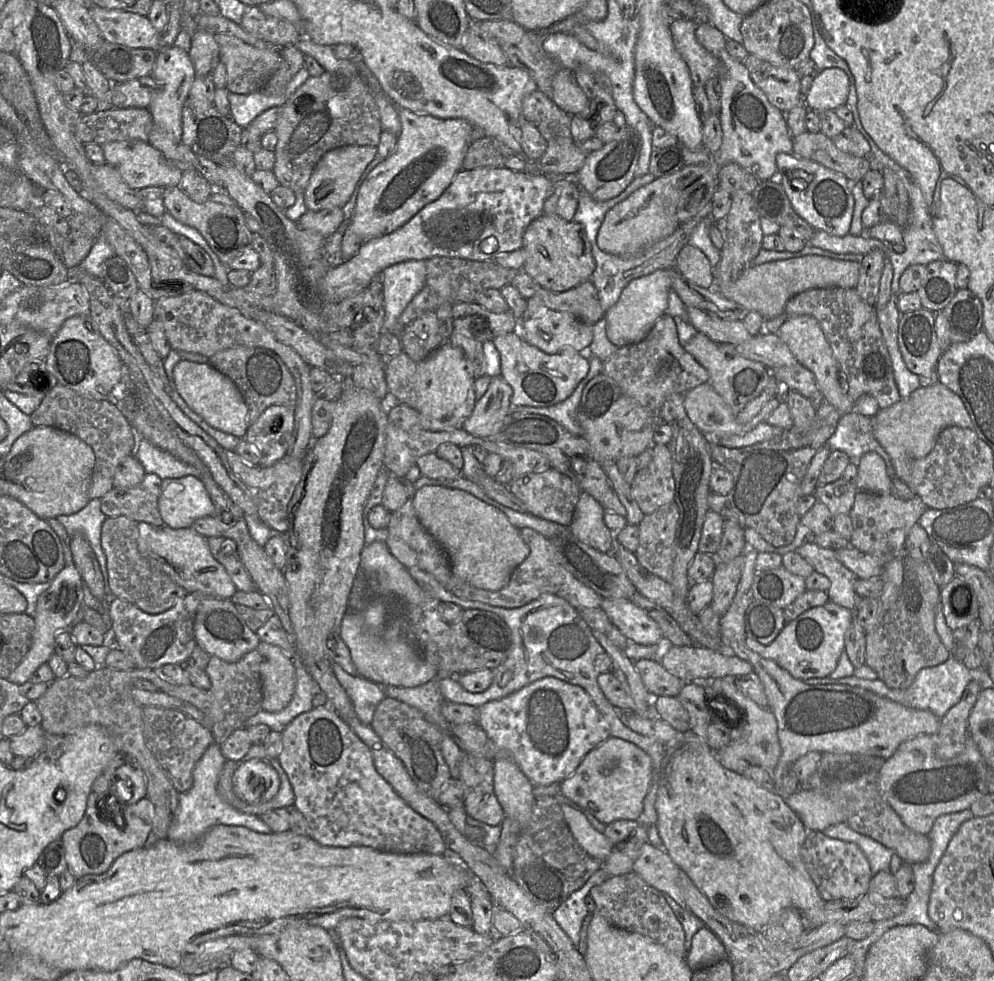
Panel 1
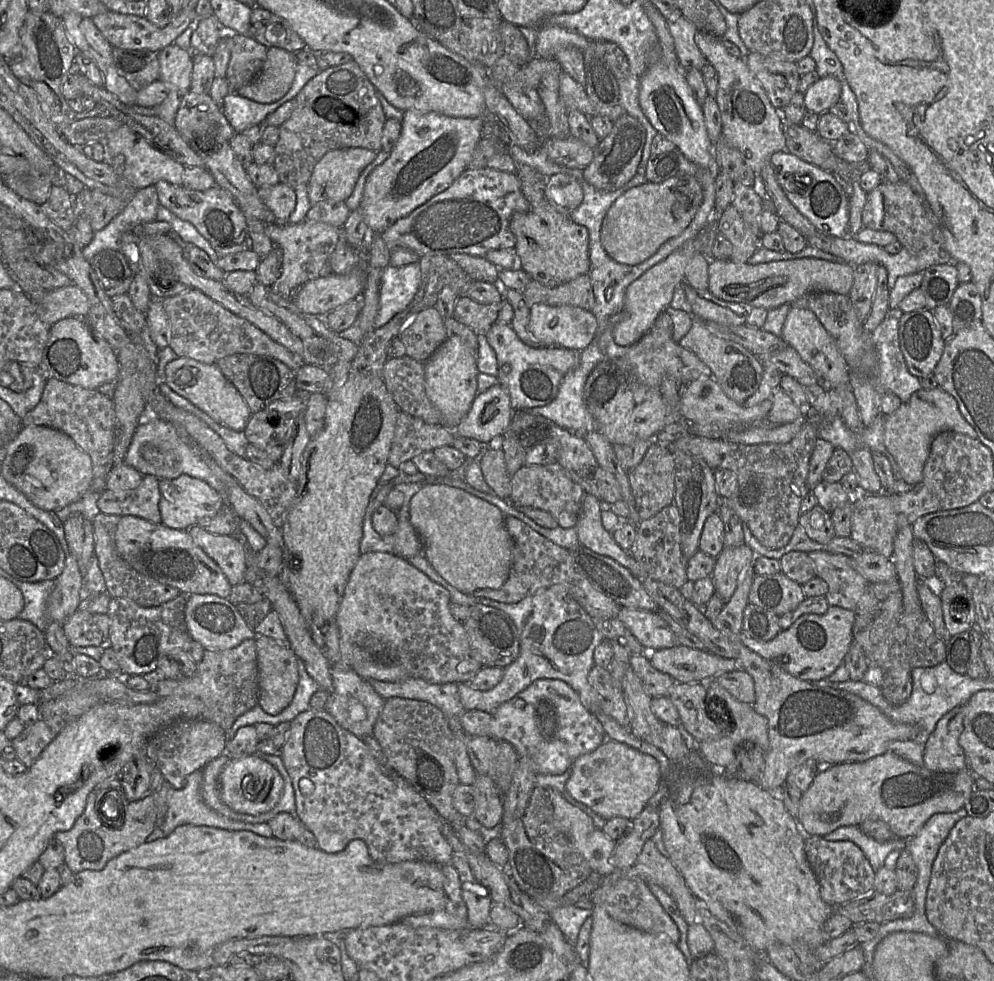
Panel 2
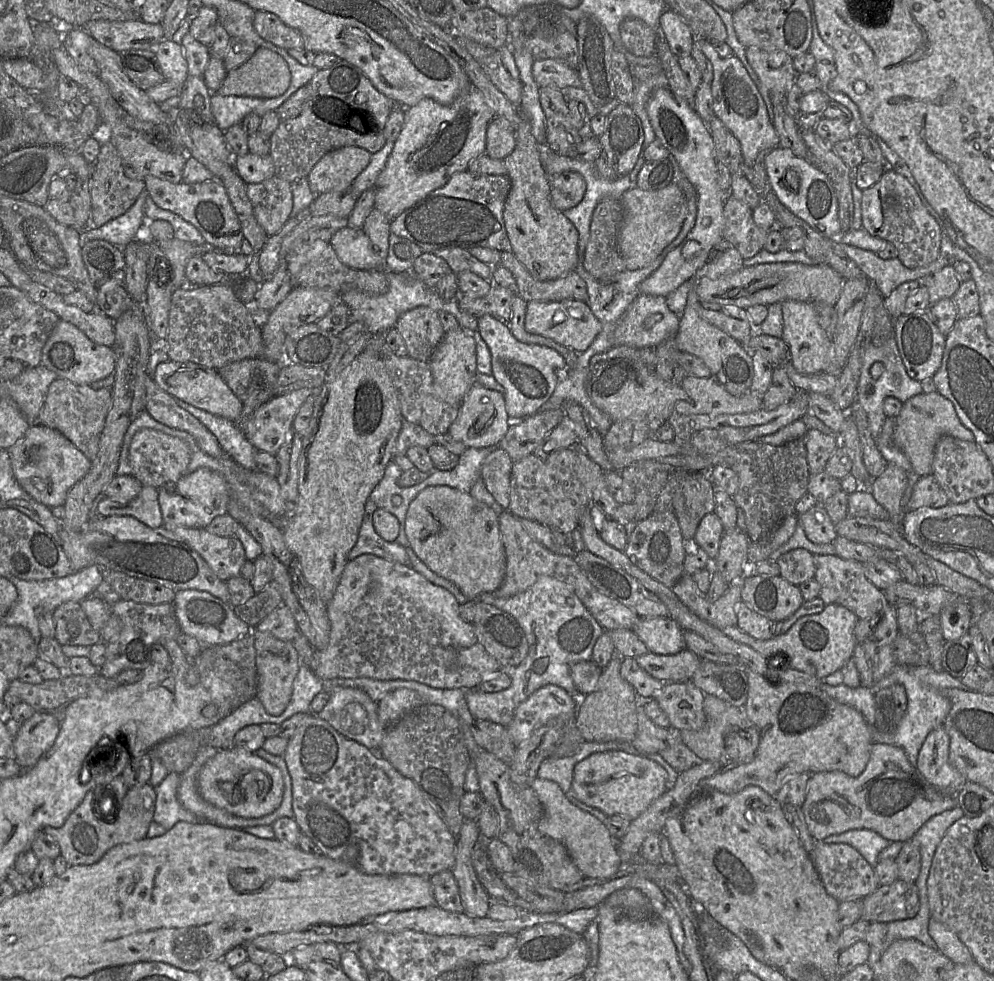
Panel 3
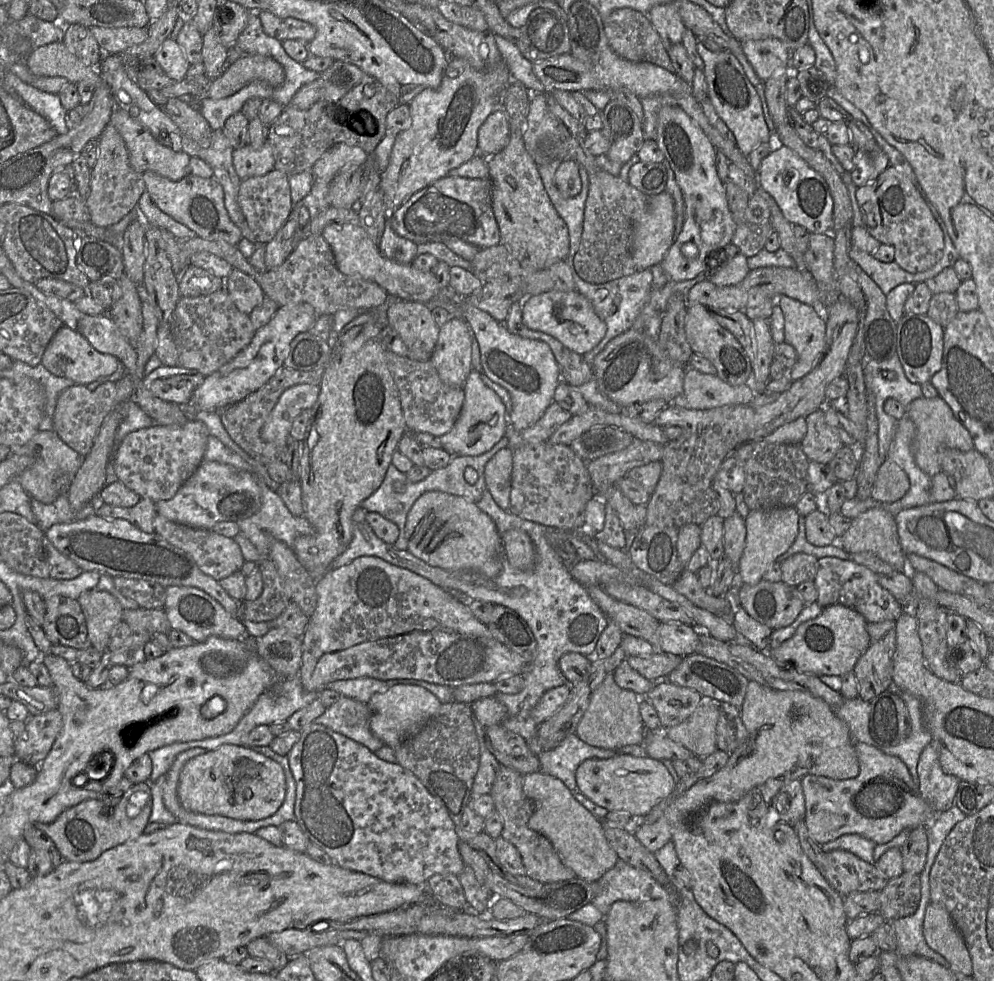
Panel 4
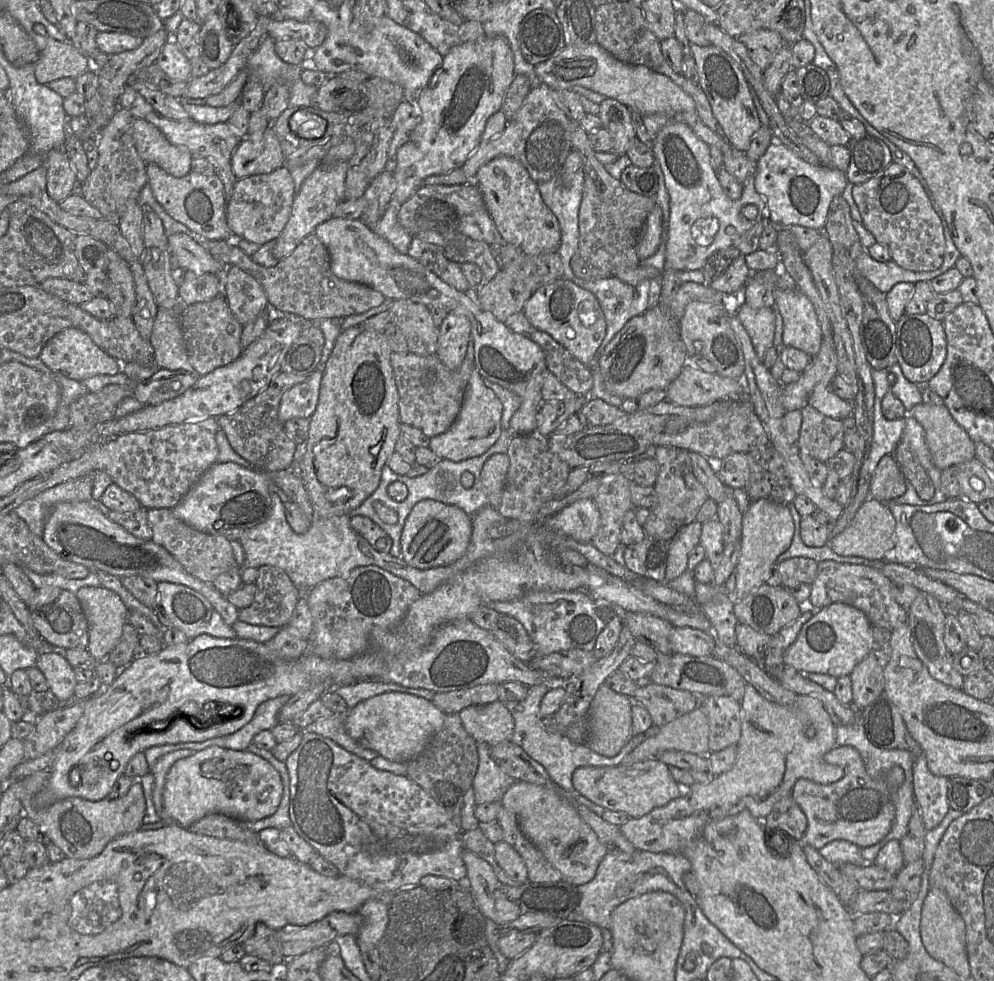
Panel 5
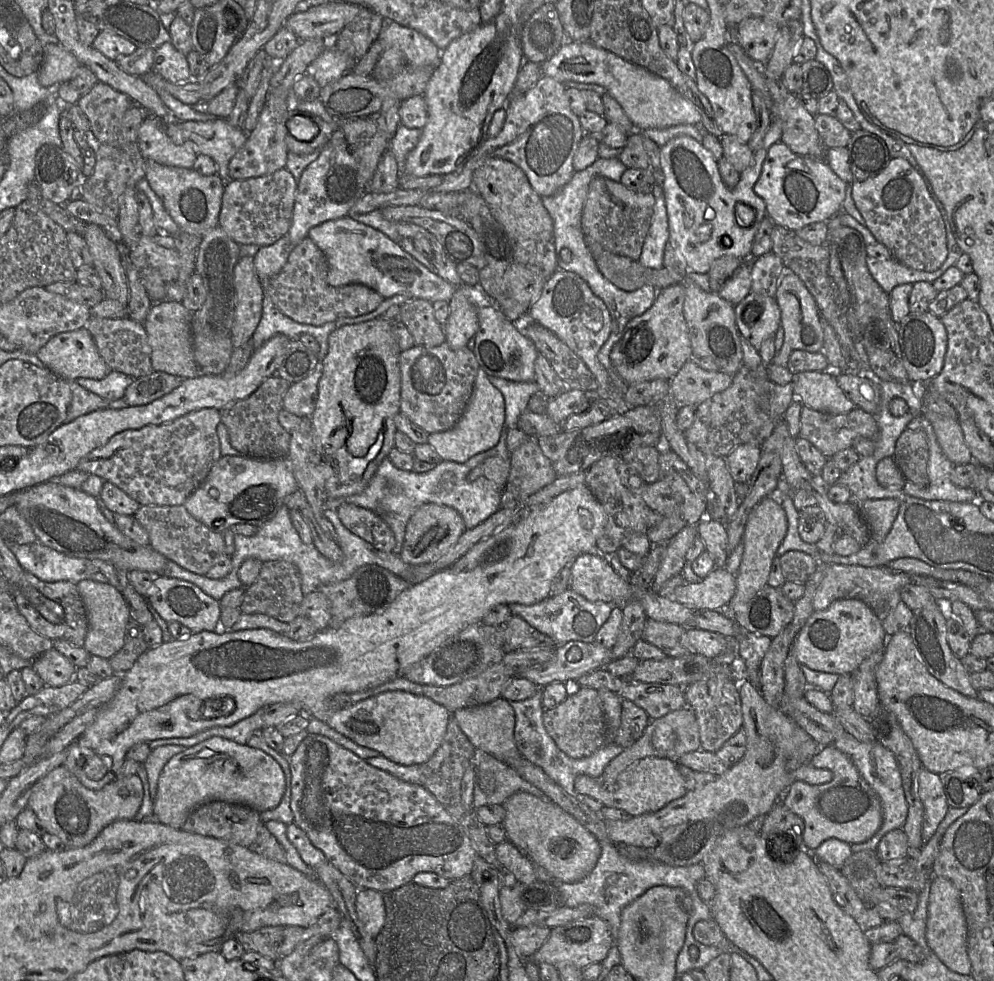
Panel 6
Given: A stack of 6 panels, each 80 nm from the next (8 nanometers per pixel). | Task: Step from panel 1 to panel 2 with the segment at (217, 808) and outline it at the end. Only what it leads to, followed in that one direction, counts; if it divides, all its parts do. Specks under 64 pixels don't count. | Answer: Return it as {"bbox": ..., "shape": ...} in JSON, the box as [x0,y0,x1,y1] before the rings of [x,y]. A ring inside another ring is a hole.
{"bbox":[159,769,273,838],"shape":[[[197,769],[187,776],[186,784],[182,789],[170,788],[167,794],[168,811],[164,822],[159,827],[164,836],[170,835],[178,826],[190,824],[194,826],[212,826],[233,831],[250,831],[257,835],[271,838],[273,833],[267,823],[246,823],[229,819],[211,809],[203,799],[203,769]]]}

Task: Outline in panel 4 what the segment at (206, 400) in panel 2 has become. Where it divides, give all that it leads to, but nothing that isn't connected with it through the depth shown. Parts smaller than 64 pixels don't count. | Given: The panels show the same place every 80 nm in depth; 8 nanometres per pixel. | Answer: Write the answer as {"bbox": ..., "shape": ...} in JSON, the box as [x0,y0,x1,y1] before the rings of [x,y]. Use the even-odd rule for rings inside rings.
{"bbox":[141,365,205,405],"shape":[[[180,365],[160,366],[144,376],[141,383],[157,398],[179,405],[187,405],[193,392],[203,383],[204,379],[205,376],[194,369]]]}

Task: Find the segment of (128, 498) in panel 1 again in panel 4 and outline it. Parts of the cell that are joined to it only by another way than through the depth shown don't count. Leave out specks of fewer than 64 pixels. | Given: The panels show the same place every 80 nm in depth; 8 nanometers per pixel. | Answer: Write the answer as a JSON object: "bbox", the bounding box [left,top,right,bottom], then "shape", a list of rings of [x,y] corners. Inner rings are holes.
{"bbox":[96,498,157,533],"shape":[[[141,498],[133,507],[123,508],[105,504],[97,504],[96,514],[109,519],[124,519],[145,533],[154,532],[154,518],[157,515],[156,503],[149,498]]]}

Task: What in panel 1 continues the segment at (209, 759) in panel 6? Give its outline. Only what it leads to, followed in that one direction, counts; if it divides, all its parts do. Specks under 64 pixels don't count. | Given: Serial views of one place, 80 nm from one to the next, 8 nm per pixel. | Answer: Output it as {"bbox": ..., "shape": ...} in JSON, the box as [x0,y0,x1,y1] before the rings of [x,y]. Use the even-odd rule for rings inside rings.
{"bbox":[232,759,280,805],"shape":[[[263,759],[242,760],[232,778],[236,796],[253,805],[272,800],[280,789],[280,777]]]}

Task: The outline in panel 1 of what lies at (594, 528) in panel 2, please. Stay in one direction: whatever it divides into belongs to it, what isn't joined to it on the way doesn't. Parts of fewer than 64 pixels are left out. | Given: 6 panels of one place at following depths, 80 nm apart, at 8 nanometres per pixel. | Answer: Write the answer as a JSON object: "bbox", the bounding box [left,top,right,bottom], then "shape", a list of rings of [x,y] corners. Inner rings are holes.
{"bbox":[570,492,614,554],"shape":[[[582,492],[570,524],[571,532],[583,543],[612,554],[614,533],[604,522],[605,508],[587,492]]]}

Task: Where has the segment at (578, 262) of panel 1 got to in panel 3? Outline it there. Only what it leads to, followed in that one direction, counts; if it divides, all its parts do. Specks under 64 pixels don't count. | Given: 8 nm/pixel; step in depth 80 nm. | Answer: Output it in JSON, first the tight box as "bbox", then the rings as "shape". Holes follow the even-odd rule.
{"bbox":[503,118,578,281],"shape":[[[522,118],[515,128],[515,148],[503,159],[506,175],[511,188],[506,198],[503,220],[511,244],[511,252],[527,271],[539,281],[554,280],[574,271],[578,262],[578,232],[575,226],[555,208],[550,197],[549,177],[545,173],[539,158],[539,144],[532,135],[528,120]]]}

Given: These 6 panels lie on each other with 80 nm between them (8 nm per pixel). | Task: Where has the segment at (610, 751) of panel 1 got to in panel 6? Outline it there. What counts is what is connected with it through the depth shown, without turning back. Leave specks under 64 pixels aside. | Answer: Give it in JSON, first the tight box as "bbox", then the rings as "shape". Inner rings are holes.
{"bbox":[574,757,688,816],"shape":[[[644,757],[629,765],[611,785],[605,784],[600,777],[578,775],[574,781],[575,793],[591,797],[603,806],[622,809],[631,816],[655,812],[688,791],[678,766],[678,759]]]}

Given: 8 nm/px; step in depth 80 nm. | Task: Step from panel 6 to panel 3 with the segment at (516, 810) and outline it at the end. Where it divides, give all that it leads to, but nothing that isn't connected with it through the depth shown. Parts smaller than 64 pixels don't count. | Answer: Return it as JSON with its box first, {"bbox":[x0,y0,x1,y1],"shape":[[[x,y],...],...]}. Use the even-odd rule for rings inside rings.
{"bbox":[530,777,622,879],"shape":[[[536,777],[530,787],[536,792],[544,807],[544,816],[538,825],[539,831],[565,846],[584,878],[607,879],[615,875],[622,867],[622,862],[616,848],[616,841],[605,824],[572,804],[554,781]]]}

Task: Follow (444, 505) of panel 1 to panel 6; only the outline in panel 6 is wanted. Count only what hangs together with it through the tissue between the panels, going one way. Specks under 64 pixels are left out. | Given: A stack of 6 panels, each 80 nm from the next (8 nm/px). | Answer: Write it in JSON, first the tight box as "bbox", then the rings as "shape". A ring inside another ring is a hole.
{"bbox":[400,503,466,565],"shape":[[[426,503],[418,507],[407,522],[400,559],[409,565],[421,565],[436,561],[443,556],[460,536],[466,527],[460,514],[453,508]]]}

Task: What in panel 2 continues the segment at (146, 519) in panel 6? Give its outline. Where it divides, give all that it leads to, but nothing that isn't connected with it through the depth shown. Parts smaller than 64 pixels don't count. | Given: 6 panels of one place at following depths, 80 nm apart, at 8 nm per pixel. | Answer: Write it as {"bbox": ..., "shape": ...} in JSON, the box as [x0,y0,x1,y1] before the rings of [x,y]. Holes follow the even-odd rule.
{"bbox":[188,525,247,586],"shape":[[[195,525],[188,533],[193,541],[221,568],[232,586],[245,582],[247,550],[236,535],[216,535]]]}

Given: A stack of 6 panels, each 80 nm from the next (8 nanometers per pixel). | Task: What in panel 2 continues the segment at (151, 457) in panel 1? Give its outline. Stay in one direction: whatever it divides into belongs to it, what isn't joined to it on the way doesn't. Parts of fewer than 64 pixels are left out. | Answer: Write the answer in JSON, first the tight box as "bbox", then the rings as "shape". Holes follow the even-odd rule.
{"bbox":[124,414,228,506],"shape":[[[146,414],[140,419],[125,454],[124,462],[138,470],[143,476],[150,474],[159,479],[175,479],[181,475],[189,475],[203,480],[222,495],[225,505],[228,506],[226,503],[225,486],[210,469],[201,453],[194,445],[184,441],[171,424],[162,421],[158,417],[151,417],[149,414]],[[146,444],[156,446],[164,454],[164,463],[162,466],[154,466],[142,457],[141,448]]]}

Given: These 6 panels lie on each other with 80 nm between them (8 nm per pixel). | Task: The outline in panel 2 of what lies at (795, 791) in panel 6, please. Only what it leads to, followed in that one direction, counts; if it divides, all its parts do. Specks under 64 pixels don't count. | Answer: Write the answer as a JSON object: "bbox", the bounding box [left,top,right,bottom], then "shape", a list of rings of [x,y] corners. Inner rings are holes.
{"bbox":[797,739,976,840],"shape":[[[908,739],[906,741],[894,741],[888,746],[885,753],[878,755],[872,759],[869,759],[865,762],[846,762],[846,763],[823,766],[816,773],[813,782],[811,783],[809,788],[802,793],[798,816],[797,816],[797,820],[801,830],[807,836],[812,836],[812,835],[825,836],[826,834],[831,833],[832,831],[842,826],[850,826],[850,825],[856,826],[868,819],[880,819],[889,825],[891,831],[895,835],[895,838],[909,840],[913,838],[915,835],[917,835],[917,833],[923,827],[923,825],[927,822],[927,820],[934,814],[952,813],[963,808],[966,799],[971,795],[971,793],[975,789],[976,776],[974,775],[974,773],[969,769],[969,767],[955,773],[930,770],[926,767],[924,763],[924,759],[923,759],[924,750],[925,750],[925,745],[918,743],[915,740]]]}

